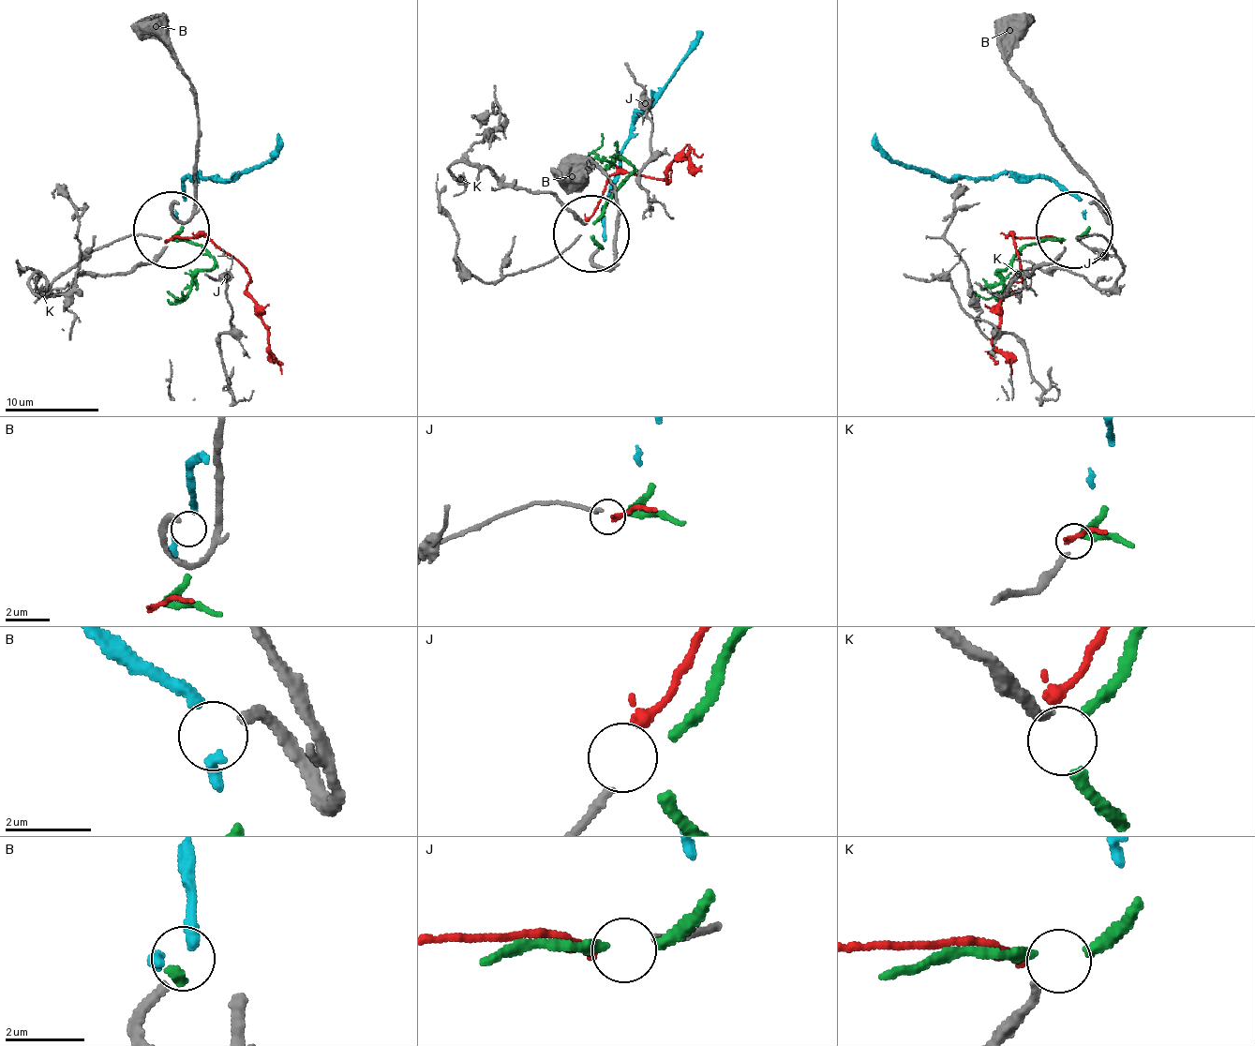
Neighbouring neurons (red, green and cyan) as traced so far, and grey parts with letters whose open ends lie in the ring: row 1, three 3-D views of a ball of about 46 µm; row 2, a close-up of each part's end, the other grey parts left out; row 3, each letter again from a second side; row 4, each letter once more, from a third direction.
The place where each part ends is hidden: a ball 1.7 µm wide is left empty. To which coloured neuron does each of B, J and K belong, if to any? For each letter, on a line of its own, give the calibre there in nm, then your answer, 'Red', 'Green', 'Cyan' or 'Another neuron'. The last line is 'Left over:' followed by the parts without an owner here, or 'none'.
B: Thickness 240 nm. Another neuron
J: Thickness 180 nm. Red
K: Thickness 240 nm. Green
Left over: B

